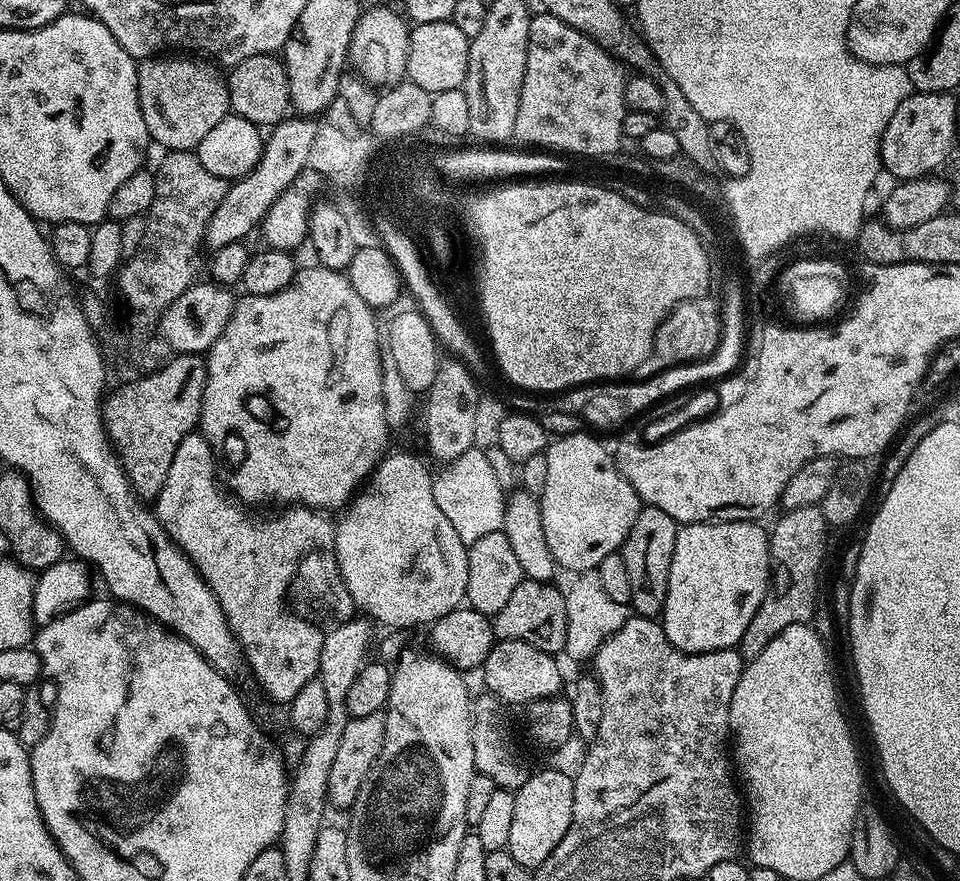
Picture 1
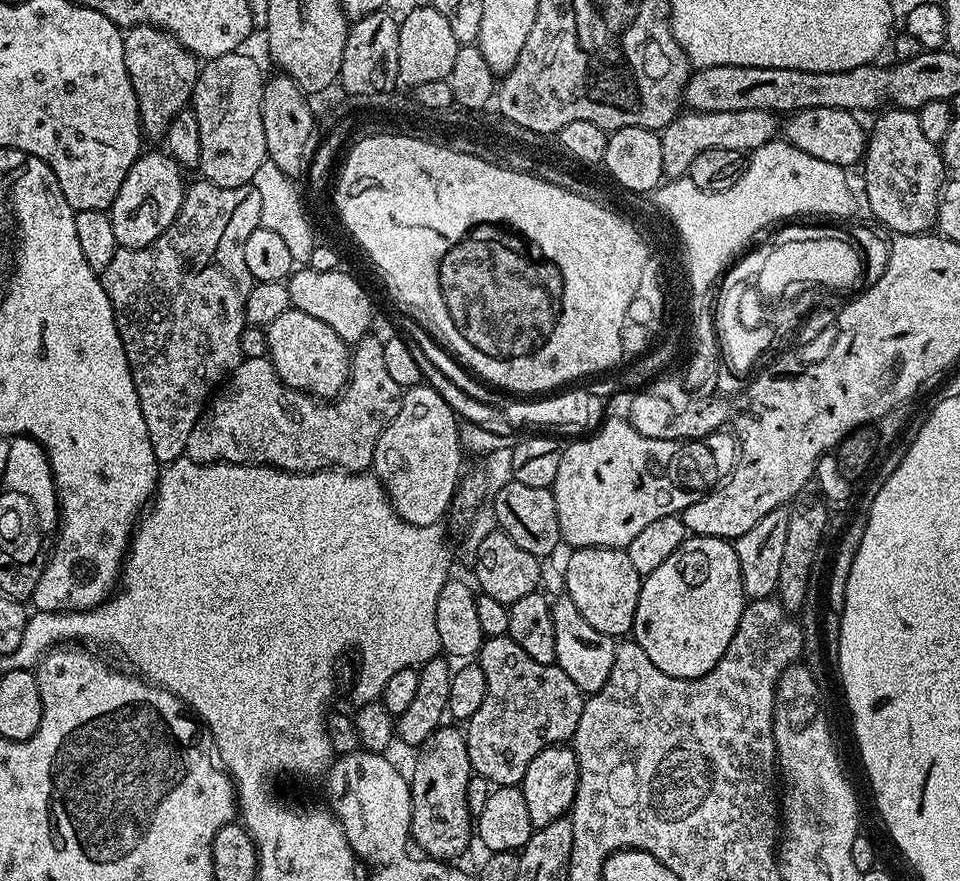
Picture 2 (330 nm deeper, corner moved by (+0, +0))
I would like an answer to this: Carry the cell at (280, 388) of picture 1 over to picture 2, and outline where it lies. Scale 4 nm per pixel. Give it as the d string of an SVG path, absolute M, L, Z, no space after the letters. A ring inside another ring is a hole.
M289 307L287 312L278 314L272 324L267 325L268 359L286 386L296 388L317 398L335 398L348 385L352 370L349 345L326 322L310 318L297 308Z

